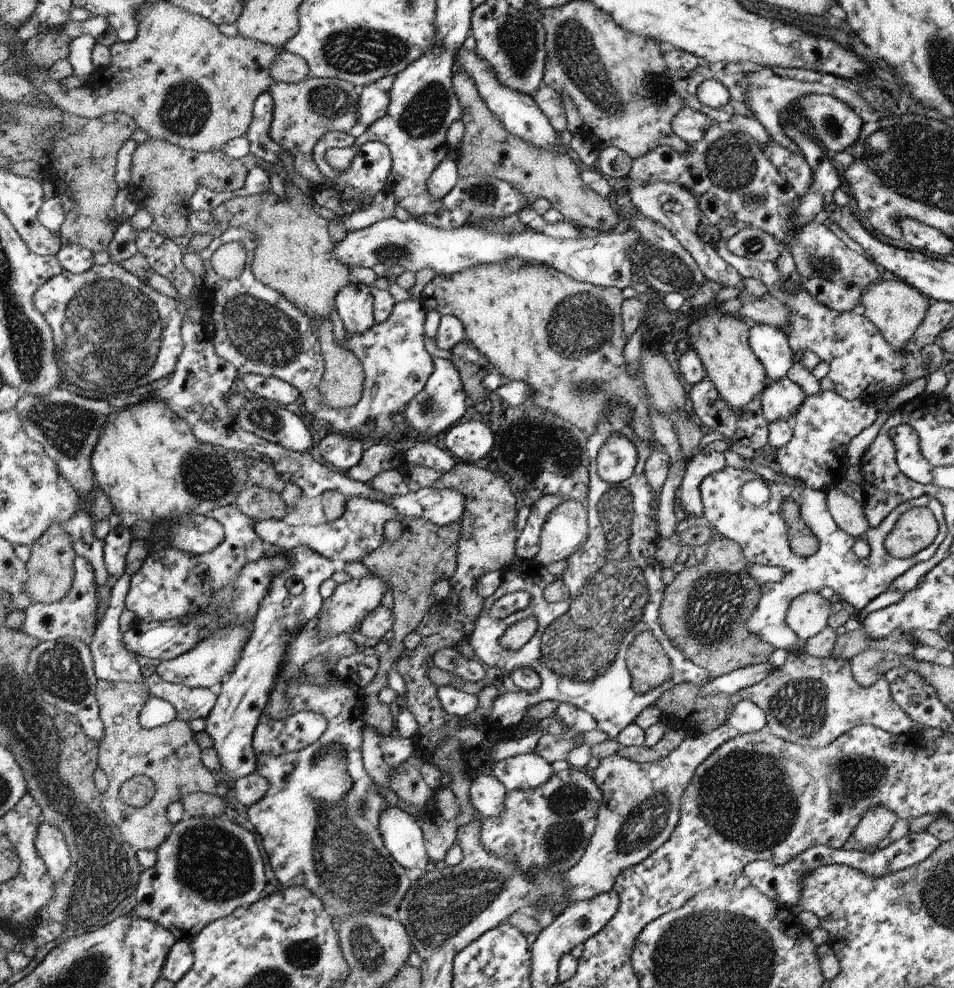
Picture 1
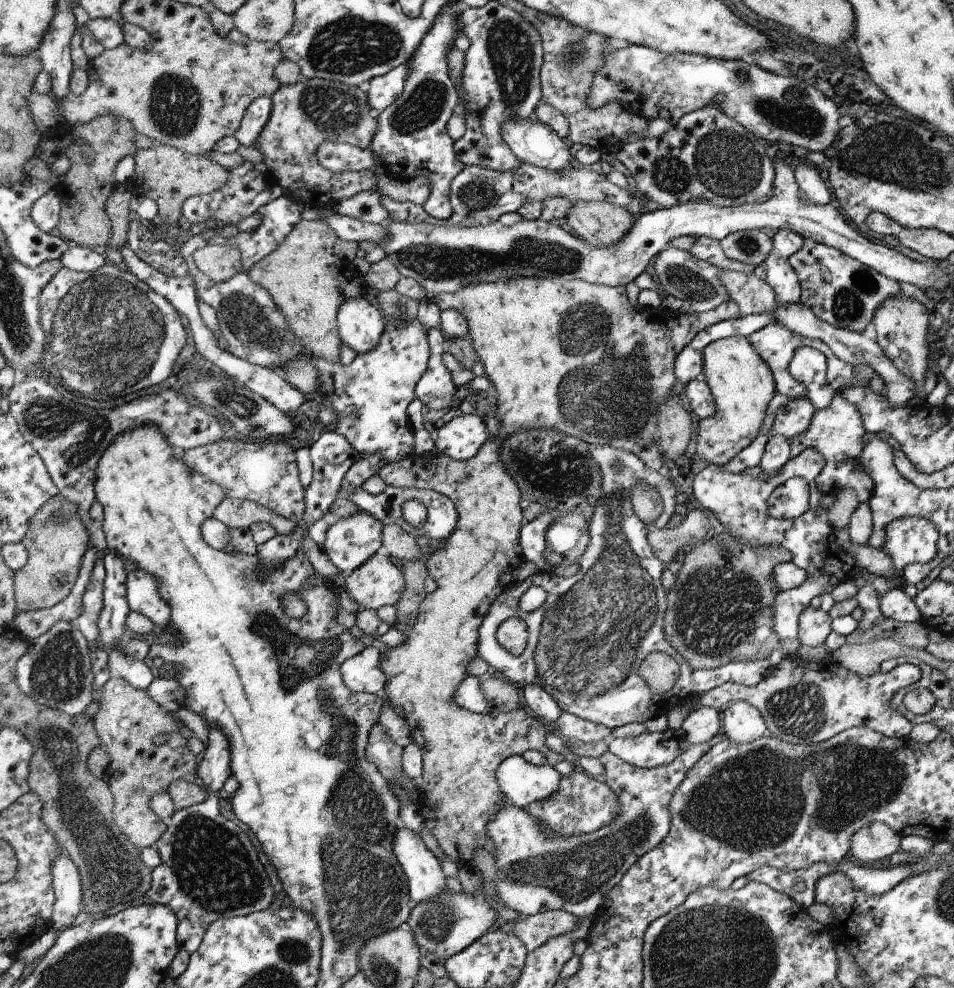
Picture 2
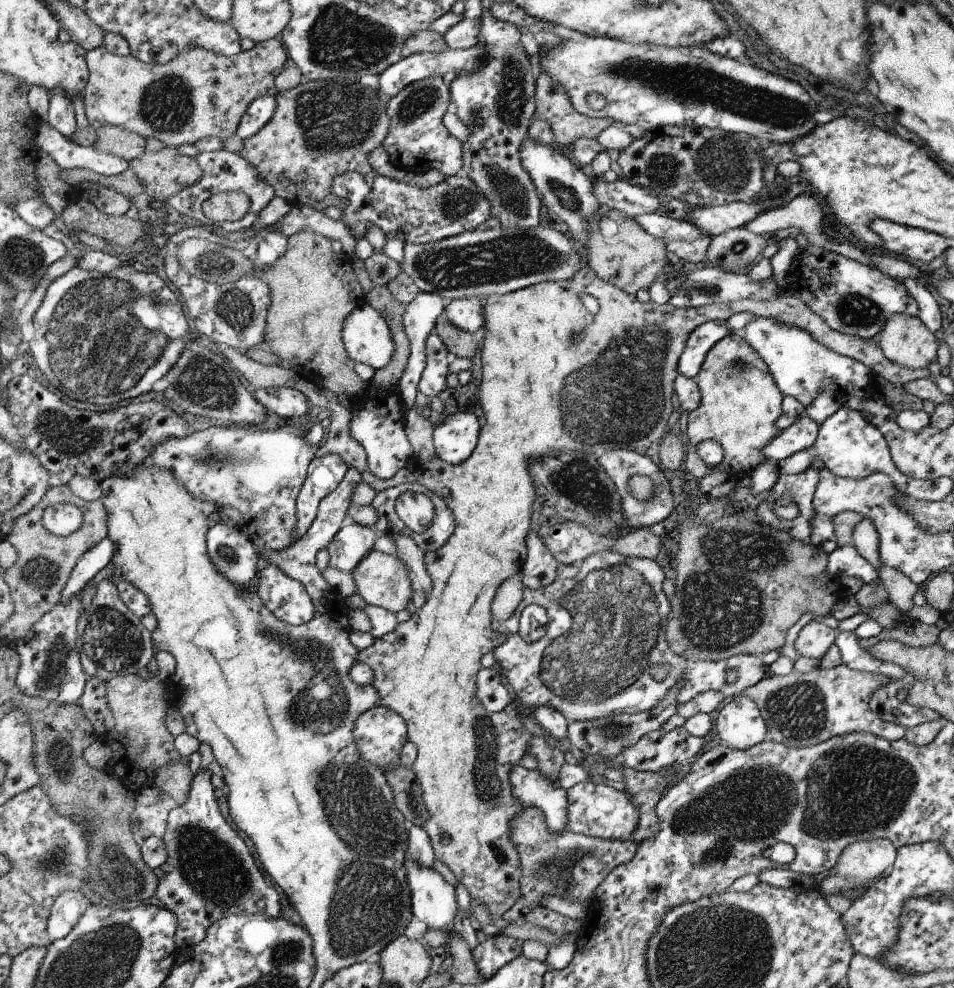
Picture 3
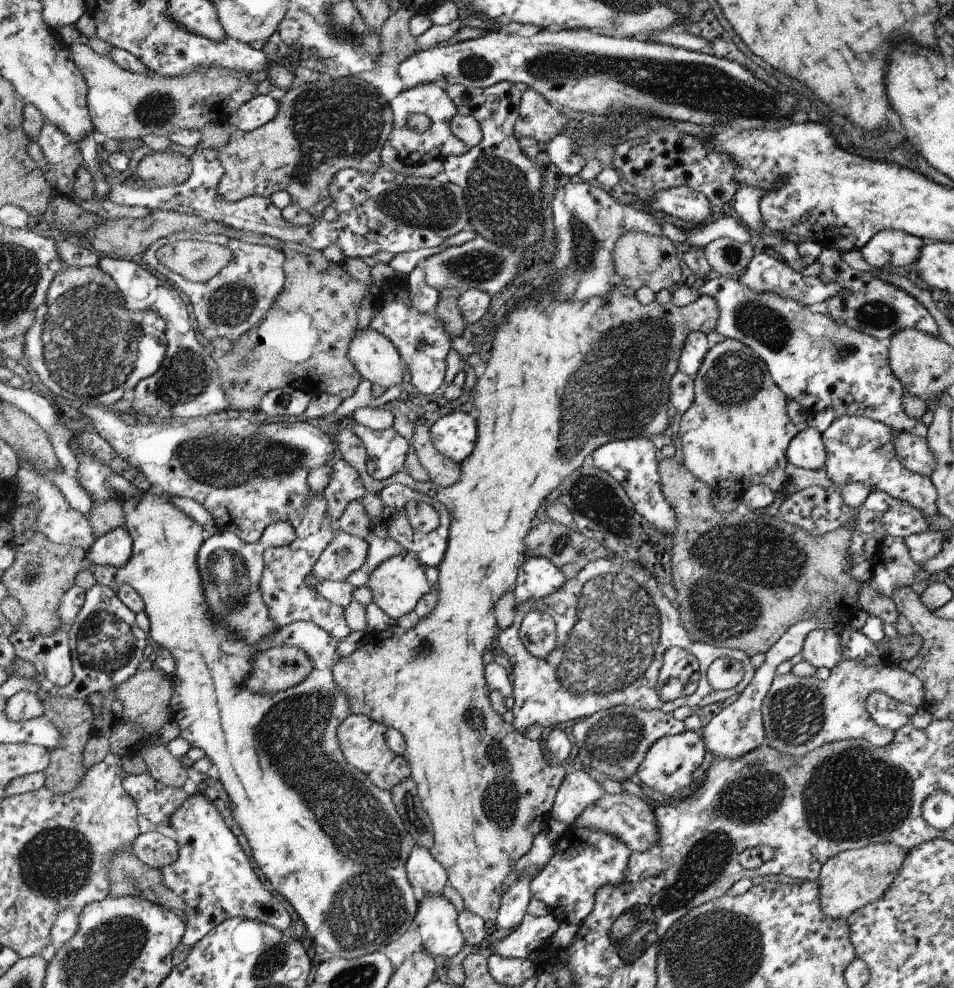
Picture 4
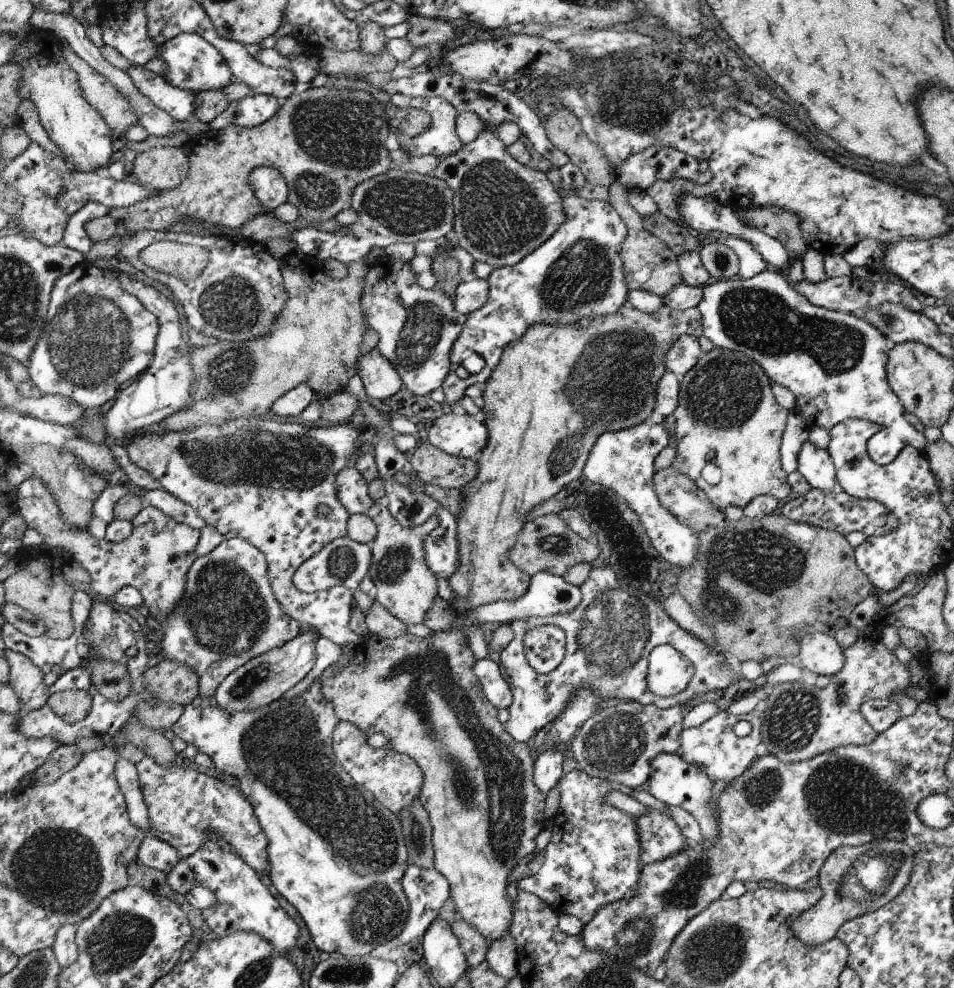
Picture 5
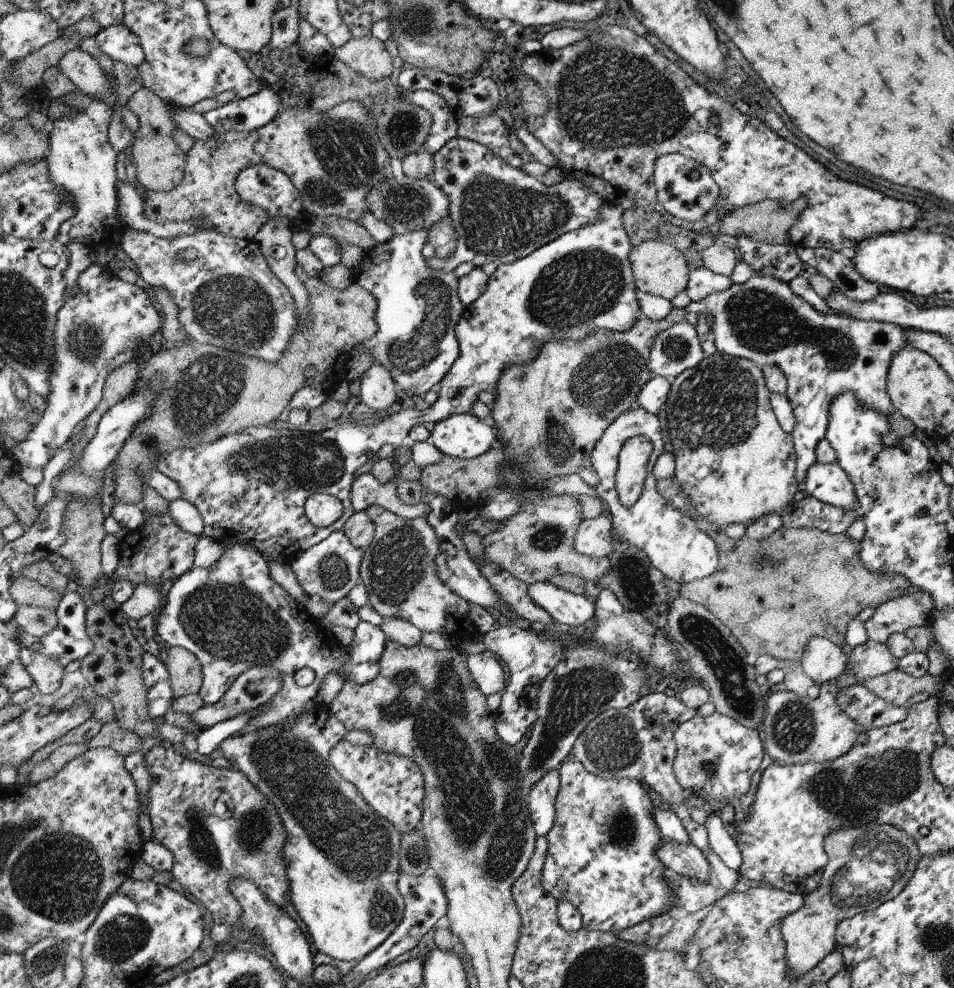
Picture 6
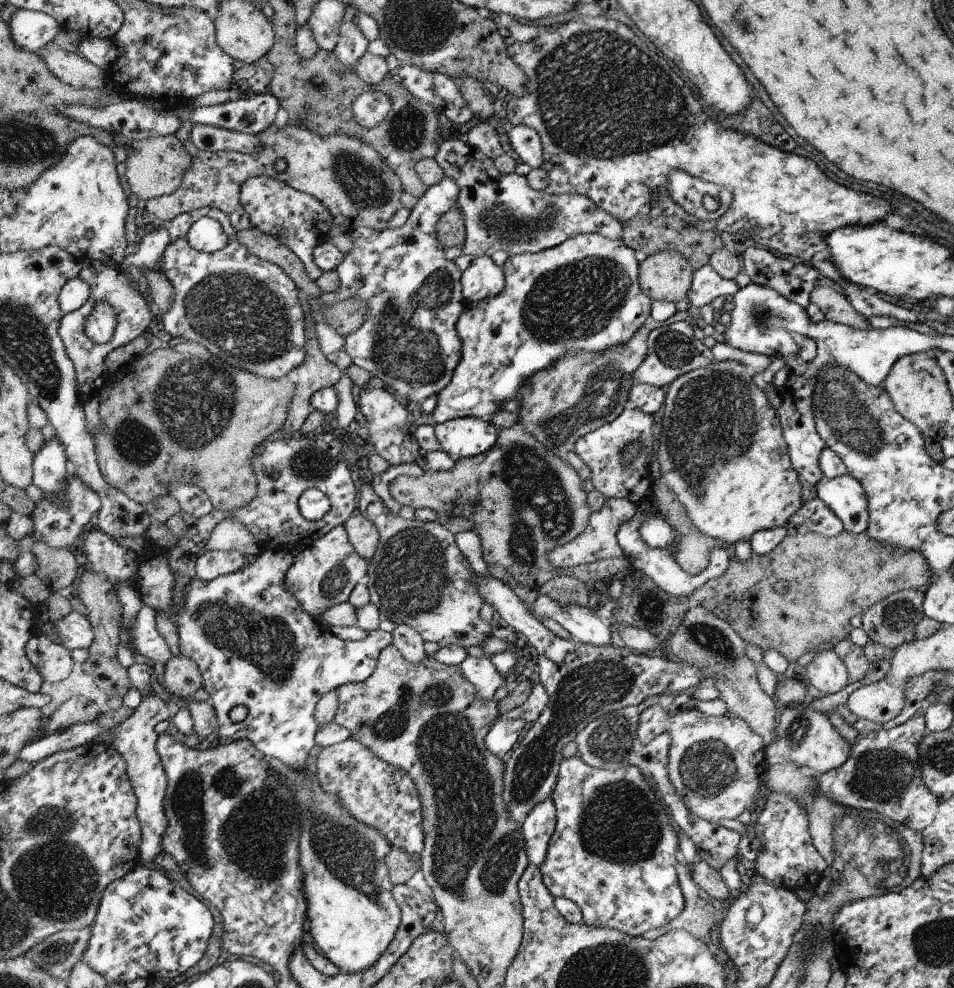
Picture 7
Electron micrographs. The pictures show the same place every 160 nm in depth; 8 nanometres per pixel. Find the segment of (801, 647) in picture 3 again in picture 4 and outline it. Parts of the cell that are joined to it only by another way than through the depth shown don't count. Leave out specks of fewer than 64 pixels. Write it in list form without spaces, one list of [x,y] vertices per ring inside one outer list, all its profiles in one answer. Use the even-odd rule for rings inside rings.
[[[832,628],[814,629],[803,644],[801,653],[804,656],[804,660],[808,660],[814,668],[818,669],[824,666],[824,668],[831,670],[830,676],[825,680],[818,679],[818,677],[798,678],[798,676],[790,673],[777,674],[775,676],[770,688],[767,690],[762,706],[764,724],[767,729],[766,744],[771,745],[772,748],[778,749],[787,755],[804,756],[818,747],[823,747],[826,743],[850,739],[864,739],[872,743],[874,747],[883,747],[894,740],[895,731],[876,724],[875,719],[868,712],[866,703],[868,695],[874,691],[880,691],[892,699],[916,708],[925,701],[924,682],[919,675],[906,672],[898,666],[898,663],[895,664],[892,661],[885,660],[875,667],[863,666],[852,660],[847,661],[842,656],[840,639],[841,635],[834,632]]]

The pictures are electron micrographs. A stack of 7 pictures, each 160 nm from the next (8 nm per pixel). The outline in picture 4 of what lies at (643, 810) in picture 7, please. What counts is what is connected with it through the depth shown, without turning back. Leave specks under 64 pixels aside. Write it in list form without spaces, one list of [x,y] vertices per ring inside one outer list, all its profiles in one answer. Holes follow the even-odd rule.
[[[574,824],[557,842],[555,851],[551,861],[532,881],[532,896],[544,902],[556,920],[579,926],[594,910],[596,891],[600,887],[619,885],[623,881],[632,851],[618,837]]]

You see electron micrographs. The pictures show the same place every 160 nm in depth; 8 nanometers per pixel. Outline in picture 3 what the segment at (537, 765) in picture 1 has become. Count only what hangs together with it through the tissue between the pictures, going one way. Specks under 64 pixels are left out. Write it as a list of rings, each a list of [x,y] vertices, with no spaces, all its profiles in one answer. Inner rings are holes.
[[[521,765],[511,768],[511,793],[524,804],[541,808],[551,831],[563,831],[567,825],[567,790],[557,787],[540,769],[526,769]]]

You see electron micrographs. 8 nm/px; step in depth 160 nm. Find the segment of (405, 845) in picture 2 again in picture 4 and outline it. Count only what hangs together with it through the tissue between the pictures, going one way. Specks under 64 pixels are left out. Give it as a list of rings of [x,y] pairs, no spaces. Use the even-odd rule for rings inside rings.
[[[442,893],[421,896],[416,922],[424,950],[446,959],[460,952],[465,938],[457,923],[458,915]]]

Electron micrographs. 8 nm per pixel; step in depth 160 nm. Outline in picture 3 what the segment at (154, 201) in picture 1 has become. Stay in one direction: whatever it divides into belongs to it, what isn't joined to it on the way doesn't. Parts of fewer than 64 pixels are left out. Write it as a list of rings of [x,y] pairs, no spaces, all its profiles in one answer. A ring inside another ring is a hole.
[[[166,146],[158,151],[144,151],[141,155],[129,161],[129,167],[136,178],[143,184],[143,190],[154,200],[166,202],[185,188],[198,183],[203,175],[203,168],[194,157],[181,154],[177,147]]]

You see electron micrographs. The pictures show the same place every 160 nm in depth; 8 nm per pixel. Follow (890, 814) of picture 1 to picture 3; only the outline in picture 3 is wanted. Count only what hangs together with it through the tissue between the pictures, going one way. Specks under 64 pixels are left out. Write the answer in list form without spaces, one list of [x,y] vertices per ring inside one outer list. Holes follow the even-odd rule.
[[[871,838],[852,843],[835,864],[835,867],[830,870],[830,874],[821,882],[819,892],[826,896],[826,901],[832,910],[835,910],[840,916],[851,908],[851,902],[847,897],[844,897],[841,892],[846,889],[859,889],[860,887],[867,888],[870,880],[878,878],[880,874],[886,874],[895,864],[898,858],[898,849],[895,844],[887,838]]]

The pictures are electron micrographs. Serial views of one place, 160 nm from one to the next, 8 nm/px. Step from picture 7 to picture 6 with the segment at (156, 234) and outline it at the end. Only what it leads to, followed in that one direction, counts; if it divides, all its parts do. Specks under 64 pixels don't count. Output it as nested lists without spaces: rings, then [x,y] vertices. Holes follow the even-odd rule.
[[[120,181],[117,192],[119,193],[119,211],[117,214],[127,228],[158,235],[173,233],[192,235],[199,229],[199,224],[196,221],[193,224],[187,221],[159,223],[146,218],[143,200],[136,191],[136,185],[133,184],[133,181],[129,183]]]

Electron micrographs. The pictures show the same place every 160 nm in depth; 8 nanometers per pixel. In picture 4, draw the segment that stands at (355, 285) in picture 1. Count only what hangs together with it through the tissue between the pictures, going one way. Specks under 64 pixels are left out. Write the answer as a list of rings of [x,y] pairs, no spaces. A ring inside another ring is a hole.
[[[368,327],[355,334],[350,344],[350,359],[362,378],[379,384],[386,390],[402,383],[406,366],[395,344]]]

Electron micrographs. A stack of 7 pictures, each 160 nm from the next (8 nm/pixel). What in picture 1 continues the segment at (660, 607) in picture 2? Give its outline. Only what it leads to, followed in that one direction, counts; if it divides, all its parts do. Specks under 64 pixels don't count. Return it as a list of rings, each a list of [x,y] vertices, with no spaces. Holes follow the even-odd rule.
[[[620,403],[619,405],[612,405],[611,407],[608,407],[605,410],[605,419],[602,419],[599,422],[599,426],[596,427],[595,431],[587,438],[587,453],[589,456],[589,501],[586,507],[587,517],[589,518],[590,522],[590,533],[588,535],[588,538],[586,539],[584,548],[582,548],[582,550],[578,550],[578,552],[573,552],[567,558],[566,570],[561,574],[561,579],[566,584],[566,586],[568,586],[569,591],[571,593],[568,600],[555,603],[546,602],[544,596],[542,595],[542,592],[544,592],[544,588],[546,588],[548,584],[554,581],[555,576],[551,575],[547,568],[541,568],[533,565],[518,565],[518,560],[512,563],[510,567],[502,571],[503,579],[500,583],[500,586],[497,589],[496,595],[485,598],[483,600],[483,610],[479,612],[478,618],[475,622],[474,631],[472,631],[472,634],[469,636],[468,640],[472,648],[474,649],[476,658],[484,662],[484,664],[488,664],[488,666],[494,666],[496,670],[499,672],[499,674],[509,674],[511,670],[514,670],[515,668],[526,667],[534,669],[540,675],[541,678],[540,686],[536,690],[519,691],[517,693],[511,694],[503,693],[494,699],[491,719],[492,724],[496,725],[500,729],[509,729],[514,725],[520,724],[520,722],[522,722],[522,720],[526,718],[528,712],[534,706],[540,706],[540,703],[542,701],[554,701],[559,702],[559,704],[570,703],[571,705],[577,706],[578,708],[581,708],[582,710],[589,712],[595,718],[597,729],[604,732],[604,734],[608,734],[609,740],[617,740],[617,736],[626,728],[626,726],[628,726],[630,723],[634,723],[634,719],[636,718],[636,716],[638,716],[640,712],[644,710],[644,708],[650,706],[650,704],[654,704],[655,700],[657,698],[660,698],[664,691],[667,691],[669,688],[672,688],[673,686],[682,683],[692,683],[698,685],[699,687],[703,687],[710,680],[710,673],[704,667],[701,667],[700,665],[697,665],[695,662],[692,662],[690,659],[687,659],[684,653],[673,644],[673,642],[666,636],[666,634],[664,634],[664,631],[662,630],[662,627],[659,623],[659,610],[661,609],[661,604],[663,601],[663,592],[665,591],[665,584],[662,581],[661,577],[664,576],[664,572],[662,571],[664,568],[658,561],[655,560],[657,540],[660,538],[659,529],[657,528],[657,522],[655,521],[655,512],[657,511],[657,506],[653,504],[653,500],[655,499],[655,493],[653,492],[650,482],[648,482],[646,477],[646,462],[647,458],[653,452],[653,448],[651,447],[651,444],[648,441],[643,441],[642,439],[639,439],[638,436],[636,436],[635,432],[633,431],[633,428],[629,425],[629,419],[632,416],[633,414],[631,413],[631,408],[628,405],[625,405],[624,403]],[[610,433],[620,433],[624,436],[627,436],[636,445],[636,448],[638,449],[639,459],[637,460],[637,465],[635,466],[635,474],[628,481],[622,483],[621,486],[608,486],[597,473],[596,457],[599,453],[601,444],[604,444],[604,441],[607,439],[607,436]],[[519,590],[524,590],[524,592],[528,592],[528,594],[530,594],[531,600],[528,606],[526,606],[522,610],[516,611],[515,613],[511,614],[509,617],[505,619],[493,620],[492,618],[490,618],[490,616],[488,615],[488,611],[490,610],[490,607],[494,604],[495,600],[497,600],[501,596],[504,596],[505,594],[508,594],[510,592],[516,592]],[[526,617],[537,618],[537,623],[539,624],[539,627],[536,629],[536,634],[533,634],[530,637],[530,640],[526,642],[524,646],[521,646],[520,649],[517,651],[509,651],[508,649],[502,647],[500,645],[499,640],[500,638],[502,638],[504,632],[508,630],[508,627],[512,626],[513,624],[516,624],[518,620],[522,620],[522,618]],[[642,631],[654,633],[655,637],[659,640],[660,644],[662,645],[662,648],[664,648],[666,654],[668,655],[668,658],[670,659],[671,675],[670,678],[666,680],[666,682],[662,682],[661,685],[656,686],[656,688],[650,690],[649,693],[637,694],[631,686],[632,676],[627,668],[626,651],[630,646],[631,640],[634,640],[634,637]]]

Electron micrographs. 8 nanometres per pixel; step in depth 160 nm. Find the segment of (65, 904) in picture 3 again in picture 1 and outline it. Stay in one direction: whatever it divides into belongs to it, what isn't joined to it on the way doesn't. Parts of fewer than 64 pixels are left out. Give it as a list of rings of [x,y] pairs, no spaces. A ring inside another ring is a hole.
[[[42,821],[38,847],[56,882],[63,881],[73,865],[72,851],[64,831],[58,825]]]

